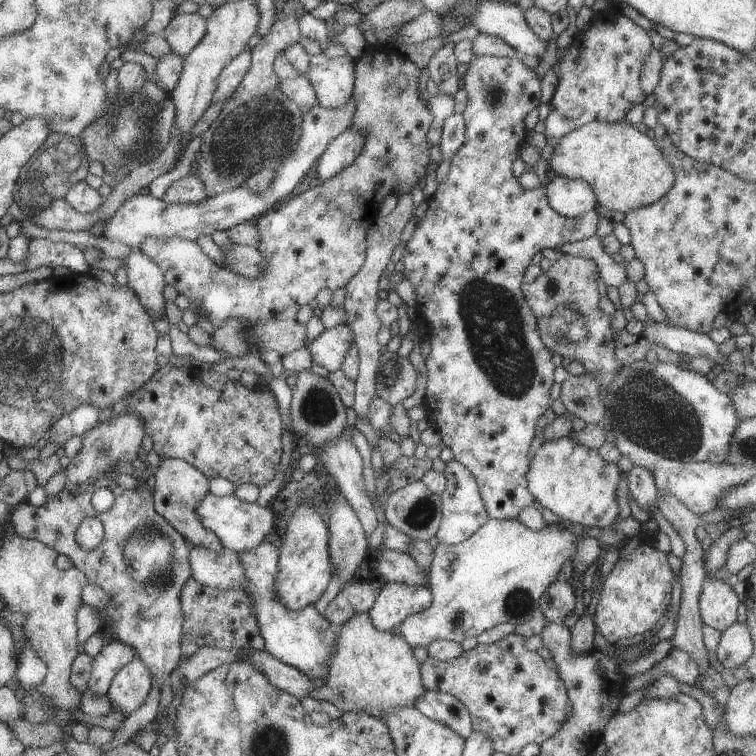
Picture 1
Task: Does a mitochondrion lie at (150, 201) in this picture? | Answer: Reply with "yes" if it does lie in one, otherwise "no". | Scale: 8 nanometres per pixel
no

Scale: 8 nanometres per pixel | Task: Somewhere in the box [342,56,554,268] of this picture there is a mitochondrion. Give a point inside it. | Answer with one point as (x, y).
(493, 92)

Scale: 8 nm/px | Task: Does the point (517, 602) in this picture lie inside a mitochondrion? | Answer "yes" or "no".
yes

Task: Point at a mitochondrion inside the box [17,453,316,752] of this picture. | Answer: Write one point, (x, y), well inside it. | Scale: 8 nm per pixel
(145, 549)

